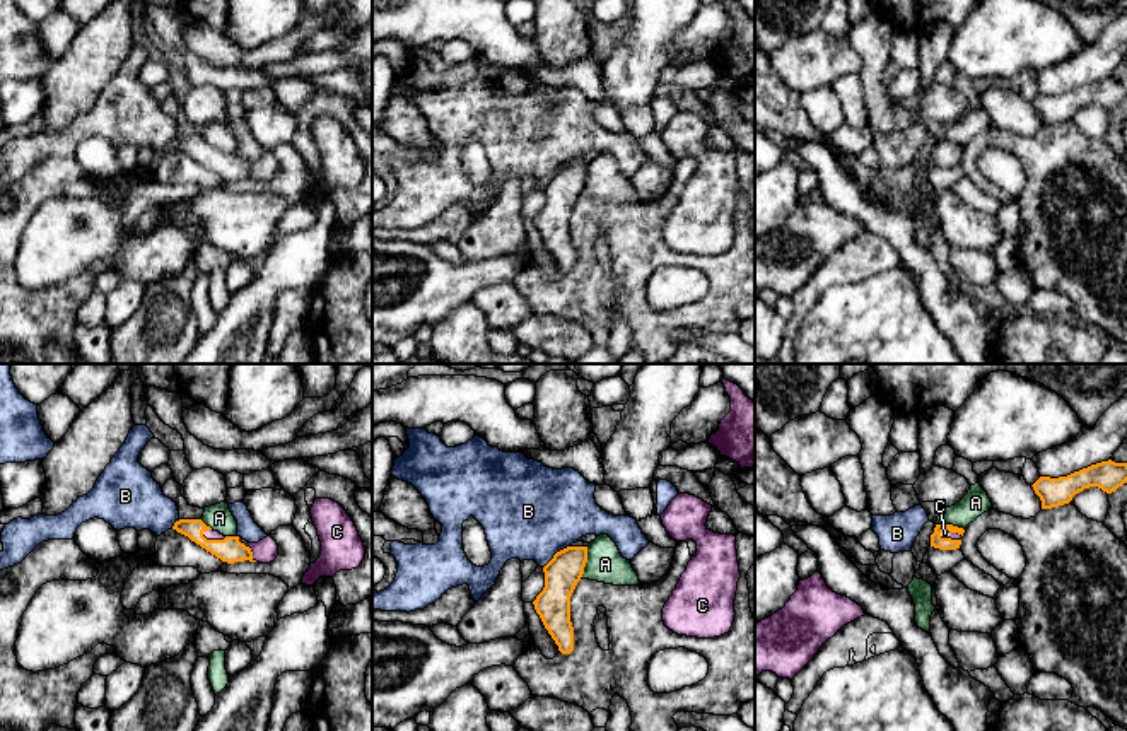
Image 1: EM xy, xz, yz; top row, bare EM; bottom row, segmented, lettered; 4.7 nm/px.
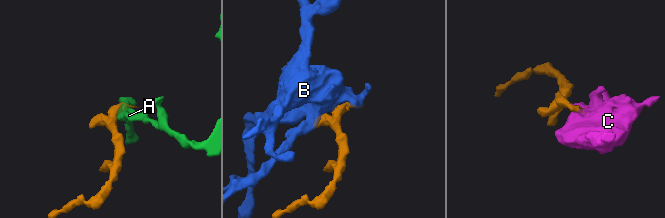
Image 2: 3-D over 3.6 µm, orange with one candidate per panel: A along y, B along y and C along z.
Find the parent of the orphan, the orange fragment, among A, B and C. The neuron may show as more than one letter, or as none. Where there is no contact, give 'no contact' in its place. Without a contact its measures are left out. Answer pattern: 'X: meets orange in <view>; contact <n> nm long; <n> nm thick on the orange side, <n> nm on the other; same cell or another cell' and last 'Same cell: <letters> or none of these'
A: meets orange in xz; contact 160 nm long; 170 nm thick on the orange side, 180 nm on the other; another cell
B: meets orange in xz; contact 170 nm long; 170 nm thick on the orange side, 460 nm on the other; another cell
C: meets orange in xy; contact 150 nm long; 120 nm thick on the orange side, 110 nm on the other; same cell
Same cell: C

